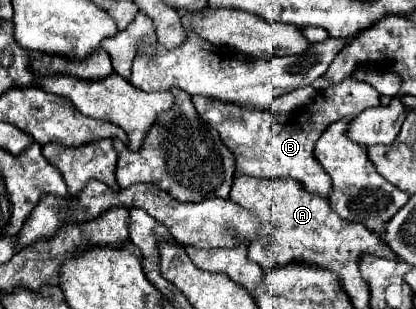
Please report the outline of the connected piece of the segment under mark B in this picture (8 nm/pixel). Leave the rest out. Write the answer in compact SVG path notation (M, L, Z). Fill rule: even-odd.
M351 75L323 91L317 91L313 103L305 107L305 111L245 111L243 107L217 103L215 99L205 97L193 97L193 103L199 111L199 117L217 129L221 141L235 155L235 177L247 175L257 179L295 179L305 187L305 191L319 197L329 197L332 182L315 159L315 143L331 123L343 117L357 117L367 107L377 107L379 97L381 95L369 83L359 81Z

